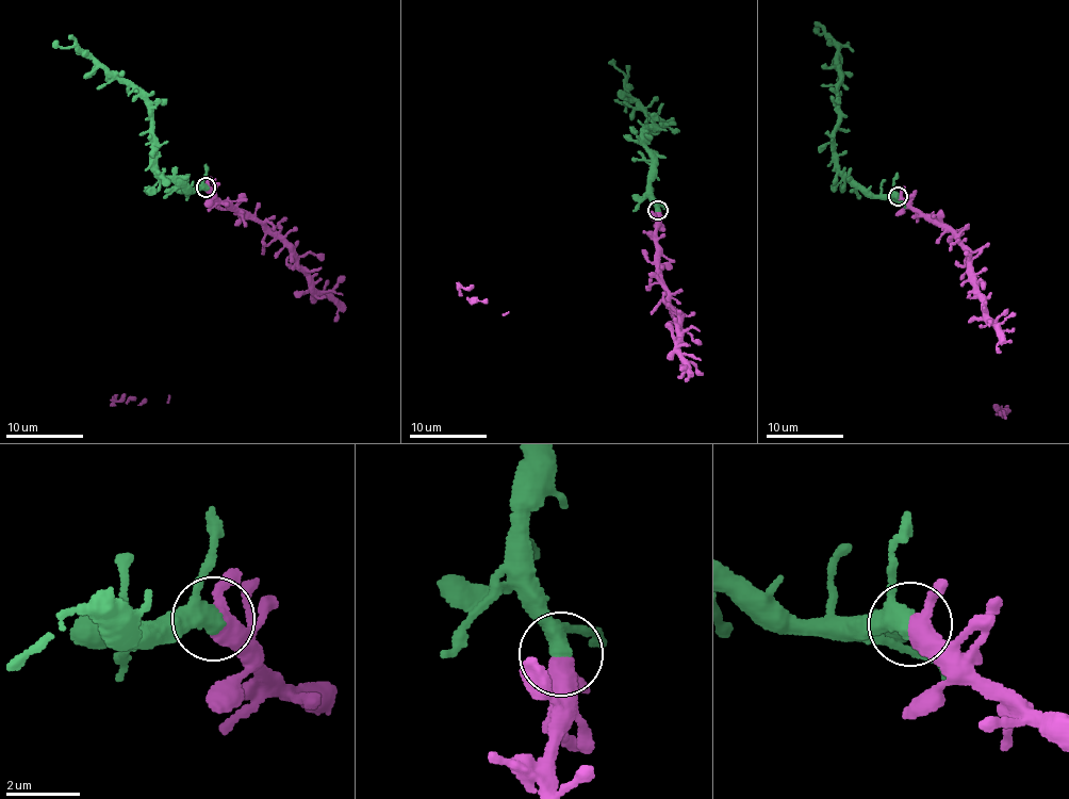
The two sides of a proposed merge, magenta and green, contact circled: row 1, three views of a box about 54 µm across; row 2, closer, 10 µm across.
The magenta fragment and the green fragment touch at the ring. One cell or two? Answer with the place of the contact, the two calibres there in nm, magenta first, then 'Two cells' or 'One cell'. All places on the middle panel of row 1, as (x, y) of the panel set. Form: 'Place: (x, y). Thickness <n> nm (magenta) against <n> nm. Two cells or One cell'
Place: (657, 210). Thickness 420 nm (magenta) against 400 nm. One cell

